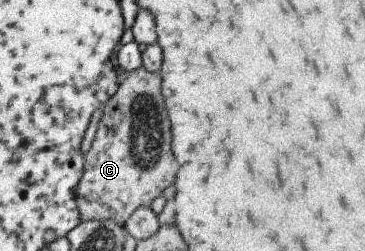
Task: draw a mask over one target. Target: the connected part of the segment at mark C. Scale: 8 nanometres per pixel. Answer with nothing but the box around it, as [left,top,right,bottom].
[74,66,178,226]

